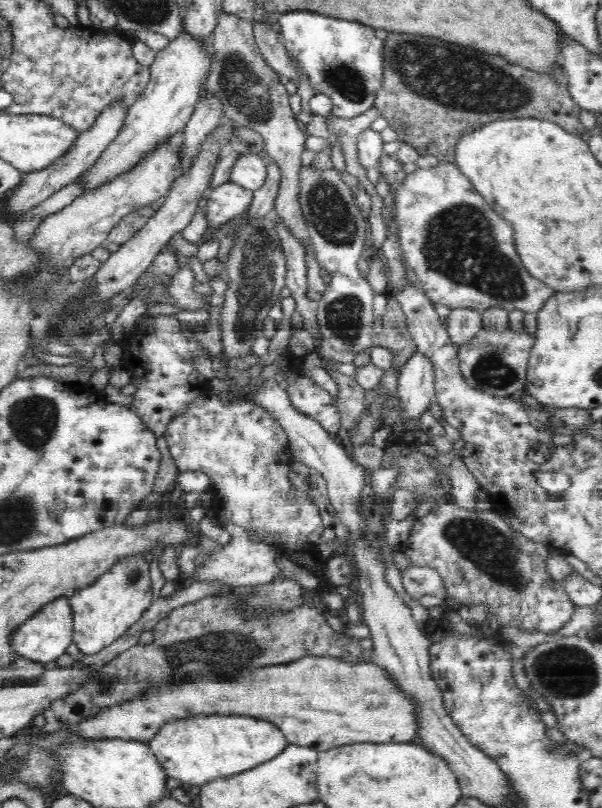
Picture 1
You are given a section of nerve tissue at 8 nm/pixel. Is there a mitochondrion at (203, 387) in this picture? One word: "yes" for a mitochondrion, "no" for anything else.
no

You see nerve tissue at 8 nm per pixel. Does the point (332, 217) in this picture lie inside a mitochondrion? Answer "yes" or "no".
yes

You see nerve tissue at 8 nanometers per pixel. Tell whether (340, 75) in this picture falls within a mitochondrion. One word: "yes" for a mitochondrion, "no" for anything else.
yes

